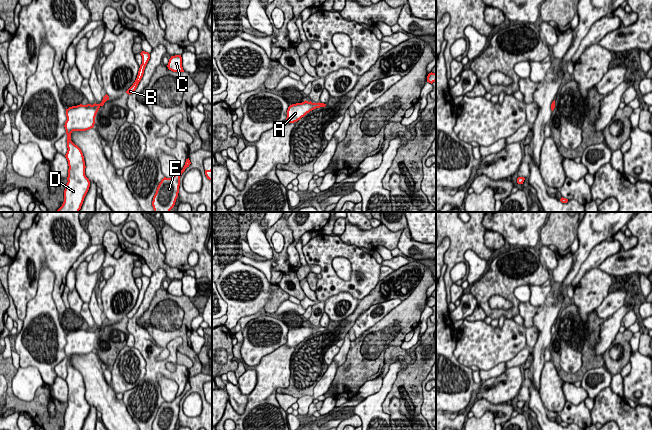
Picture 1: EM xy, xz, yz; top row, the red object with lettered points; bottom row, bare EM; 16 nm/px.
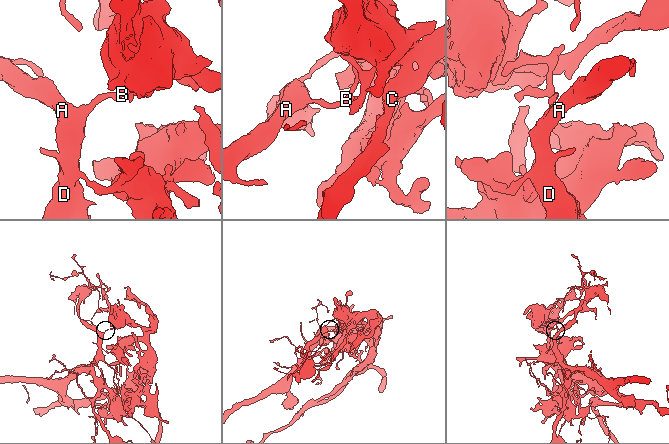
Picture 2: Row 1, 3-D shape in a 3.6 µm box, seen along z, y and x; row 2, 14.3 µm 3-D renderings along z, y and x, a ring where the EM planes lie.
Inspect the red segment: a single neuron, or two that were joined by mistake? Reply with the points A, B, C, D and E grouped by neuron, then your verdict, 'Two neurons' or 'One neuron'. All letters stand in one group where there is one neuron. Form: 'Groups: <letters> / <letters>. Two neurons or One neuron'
Groups: A D / B C E. Two neurons

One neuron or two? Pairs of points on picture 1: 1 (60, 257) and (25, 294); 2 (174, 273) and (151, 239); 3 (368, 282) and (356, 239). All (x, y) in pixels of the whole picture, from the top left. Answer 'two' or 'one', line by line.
1: one
2: one
3: two

